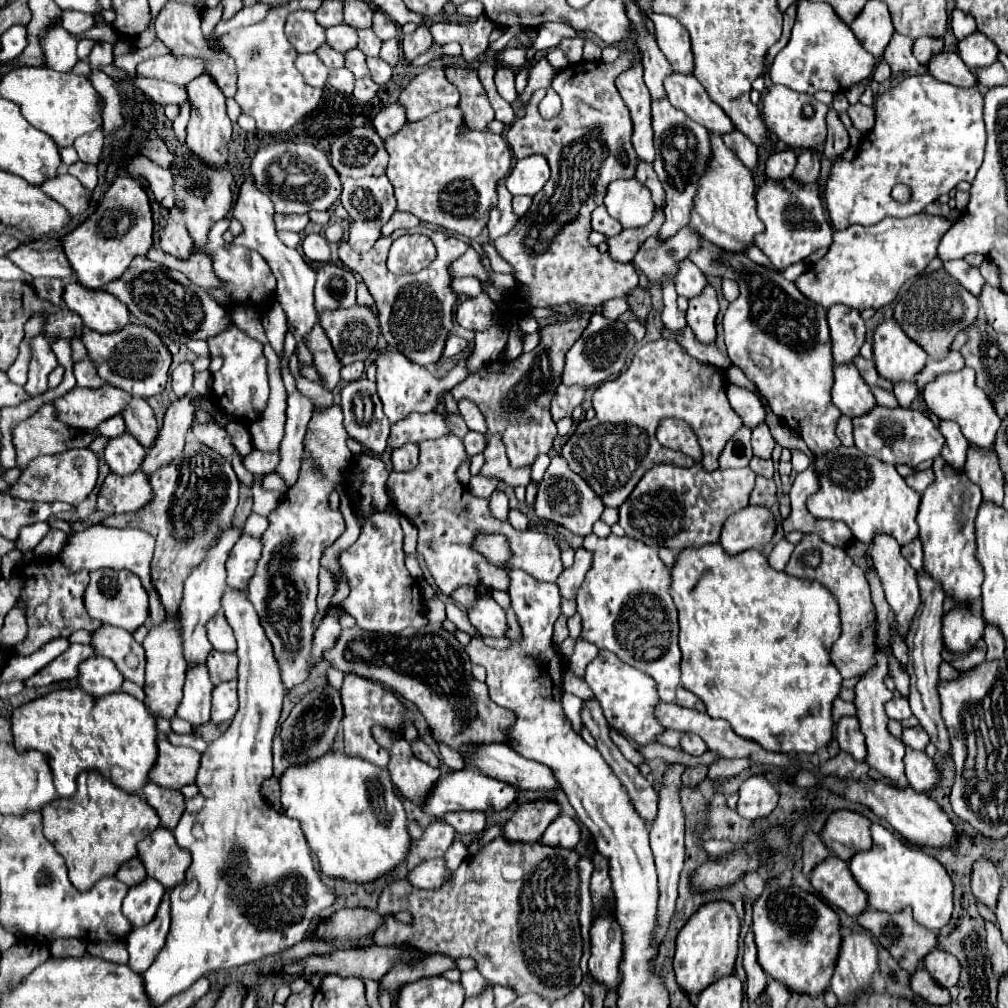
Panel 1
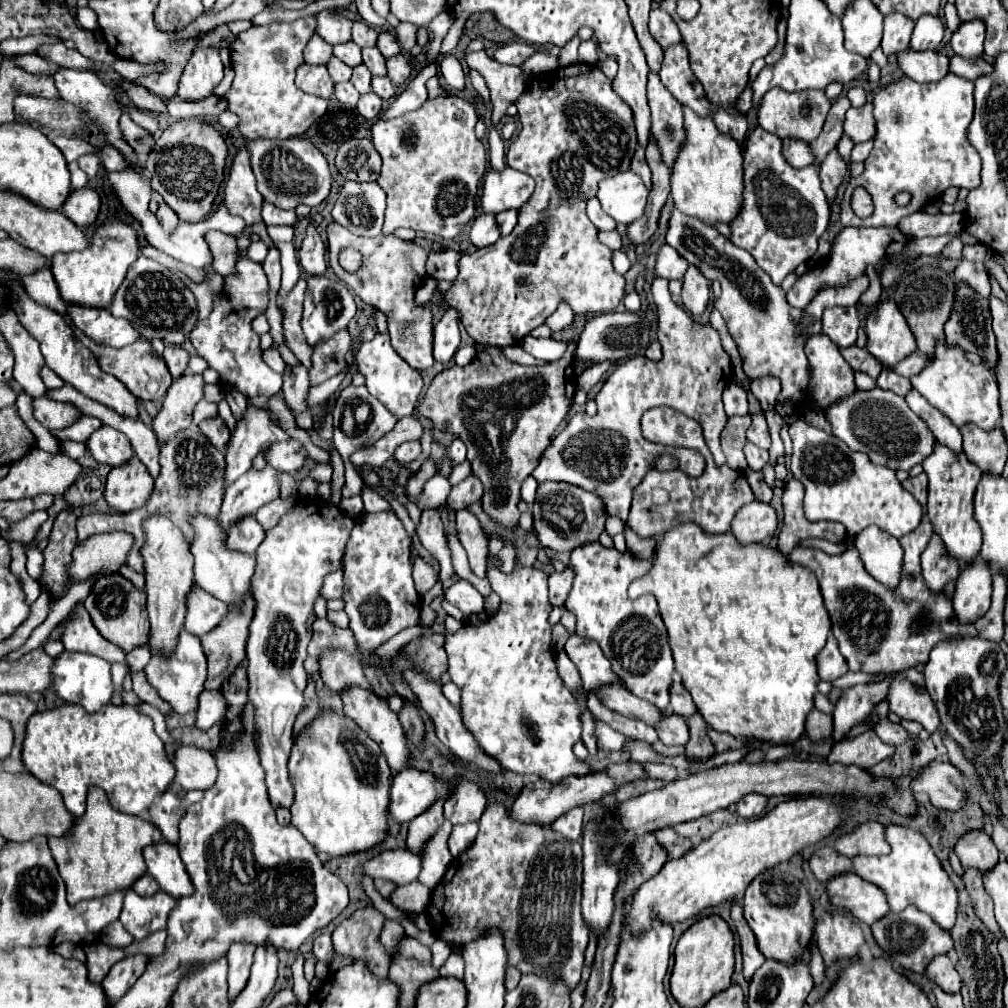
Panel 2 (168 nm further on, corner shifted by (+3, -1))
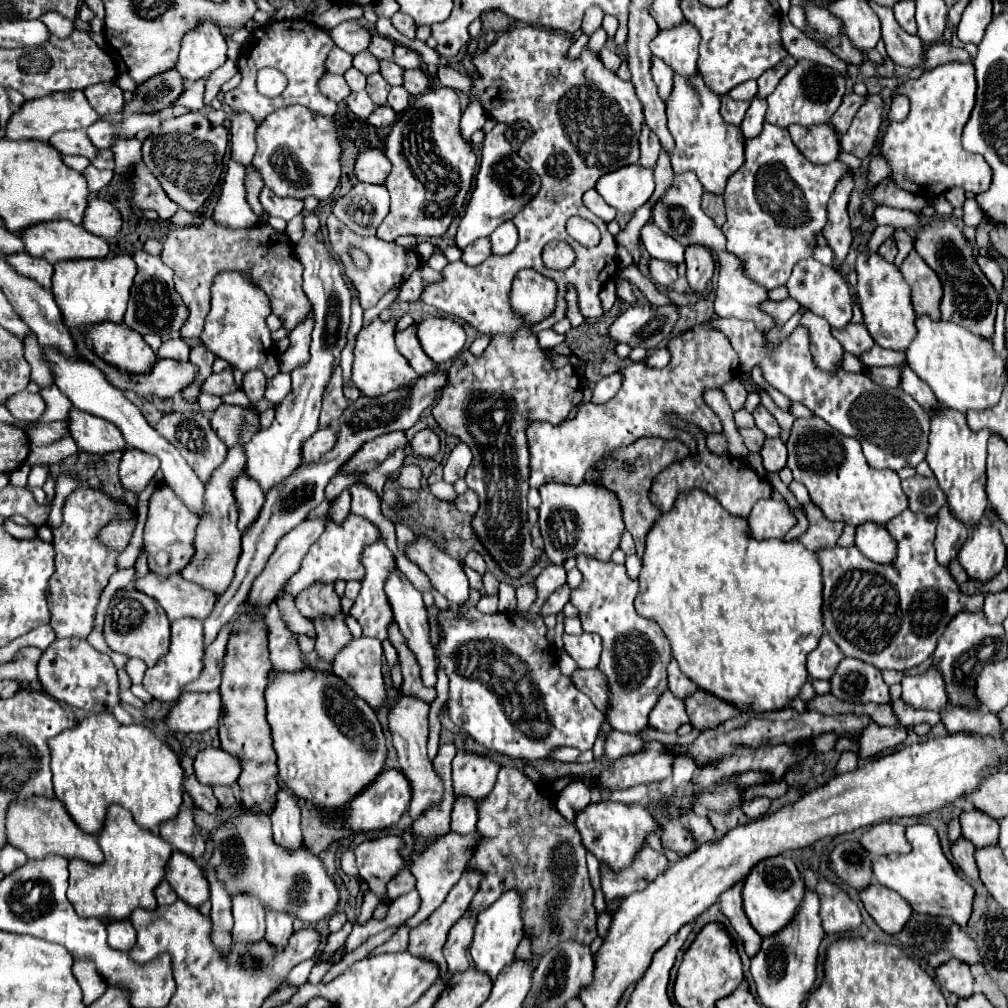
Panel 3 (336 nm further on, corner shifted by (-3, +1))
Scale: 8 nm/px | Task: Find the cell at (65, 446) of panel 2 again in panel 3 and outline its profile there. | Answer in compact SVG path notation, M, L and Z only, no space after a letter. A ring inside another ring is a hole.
M68 436L68 438L62 438L50 446L32 446L30 452L36 452L36 456L40 456L40 460L48 460L48 464L58 464L62 458L66 456L72 456L78 452L78 446L76 442Z

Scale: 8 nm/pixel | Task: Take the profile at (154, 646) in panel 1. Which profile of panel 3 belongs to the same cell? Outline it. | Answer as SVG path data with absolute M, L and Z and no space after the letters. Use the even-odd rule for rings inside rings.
M160 484L156 492L150 498L148 518L144 526L144 550L148 554L148 568L156 576L170 576L180 574L192 560L196 548L194 548L194 536L196 536L198 518L184 508L184 504L176 498L172 490L166 488L166 484Z

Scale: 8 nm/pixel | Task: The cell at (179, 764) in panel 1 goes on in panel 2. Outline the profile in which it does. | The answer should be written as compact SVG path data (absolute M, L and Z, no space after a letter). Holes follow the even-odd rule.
M180 746L172 758L176 766L174 784L186 790L208 790L218 776L212 752L196 746Z

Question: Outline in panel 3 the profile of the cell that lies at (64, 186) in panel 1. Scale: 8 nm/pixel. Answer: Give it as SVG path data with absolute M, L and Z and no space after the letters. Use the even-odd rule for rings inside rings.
M90 198L84 210L82 226L96 236L112 238L118 234L122 226L122 218L120 218L120 212L114 208L114 204L110 204L108 200Z

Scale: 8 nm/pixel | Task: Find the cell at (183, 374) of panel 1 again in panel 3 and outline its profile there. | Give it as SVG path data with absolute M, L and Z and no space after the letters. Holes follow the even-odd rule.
M182 338L166 340L158 350L158 358L172 358L180 362L188 362L188 354L190 354L190 346Z

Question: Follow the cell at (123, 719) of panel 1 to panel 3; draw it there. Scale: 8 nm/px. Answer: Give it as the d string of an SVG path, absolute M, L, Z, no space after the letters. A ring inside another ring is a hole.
M92 714L90 718L80 720L74 728L68 728L60 732L58 736L48 740L48 748L52 754L52 782L54 782L54 794L58 800L64 802L68 814L74 818L74 822L86 830L88 834L98 834L102 828L106 808L116 802L132 812L134 820L146 828L156 830L156 826L164 820L170 820L176 816L180 804L182 804L182 780L184 772L180 766L180 760L176 752L156 738L156 734L140 724L120 724L112 714Z

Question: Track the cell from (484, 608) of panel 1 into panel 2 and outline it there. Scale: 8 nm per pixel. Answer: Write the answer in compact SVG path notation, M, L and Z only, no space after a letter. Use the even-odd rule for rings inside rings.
M456 580L450 588L446 588L444 598L460 608L464 614L478 614L484 610L482 594L466 580Z

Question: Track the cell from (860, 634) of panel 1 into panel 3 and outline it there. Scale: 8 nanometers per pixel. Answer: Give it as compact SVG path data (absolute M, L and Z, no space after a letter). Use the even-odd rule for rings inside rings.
M824 634L818 648L808 654L808 672L812 678L830 680L842 660L844 654L840 652L840 648L836 648L828 634Z

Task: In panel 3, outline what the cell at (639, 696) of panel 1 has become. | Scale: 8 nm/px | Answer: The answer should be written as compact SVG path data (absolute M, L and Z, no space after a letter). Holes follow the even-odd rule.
M564 634L564 650L578 662L580 668L598 668L602 654L602 640L596 634L568 636Z

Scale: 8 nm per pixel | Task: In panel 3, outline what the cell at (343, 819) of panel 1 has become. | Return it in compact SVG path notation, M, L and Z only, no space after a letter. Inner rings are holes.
M304 668L304 672L298 674L274 676L266 690L266 704L274 750L278 754L278 776L282 784L296 796L306 798L326 816L342 818L348 802L364 792L364 788L378 778L386 764L386 738L374 710L368 708L368 704L364 704L364 700L360 700L352 690L348 690L348 686L332 672L316 672L310 668Z

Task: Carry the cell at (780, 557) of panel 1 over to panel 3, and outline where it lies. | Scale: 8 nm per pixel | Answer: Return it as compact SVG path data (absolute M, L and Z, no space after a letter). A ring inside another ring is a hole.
M904 510L900 516L888 522L886 528L898 542L898 556L890 566L874 564L872 560L864 558L856 546L852 548L832 546L816 552L822 564L822 578L824 578L824 606L822 606L824 630L832 636L832 640L844 652L844 656L858 658L866 664L878 664L878 668L902 672L926 662L932 656L938 638L942 636L944 628L956 614L982 610L984 596L964 594L950 576L948 568L940 568L940 564L936 564L932 546L936 522L938 522L936 516L914 514L910 510Z

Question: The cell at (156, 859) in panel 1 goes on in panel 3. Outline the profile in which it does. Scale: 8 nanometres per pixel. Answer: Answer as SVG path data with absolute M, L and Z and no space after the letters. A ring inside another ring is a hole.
M172 852L168 864L164 866L164 878L174 888L178 898L190 906L198 908L210 898L204 870L196 860L184 856L184 852Z

